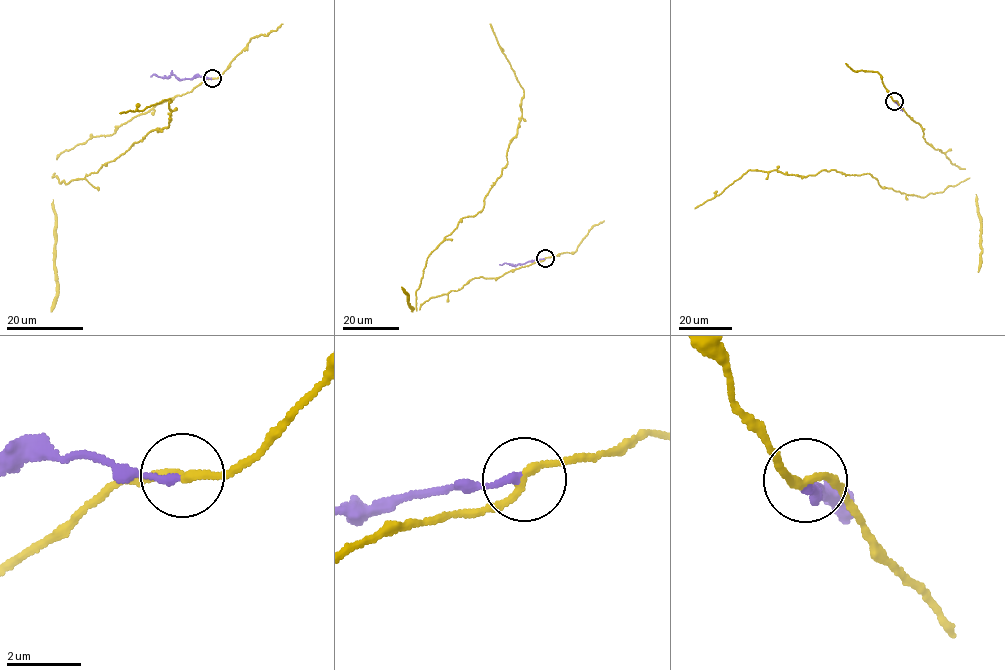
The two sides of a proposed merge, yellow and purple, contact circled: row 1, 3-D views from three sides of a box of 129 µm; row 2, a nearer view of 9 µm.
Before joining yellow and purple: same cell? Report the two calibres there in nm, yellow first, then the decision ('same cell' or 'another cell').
190 nm thick on the yellow side, 180 nm on the other; another cell

